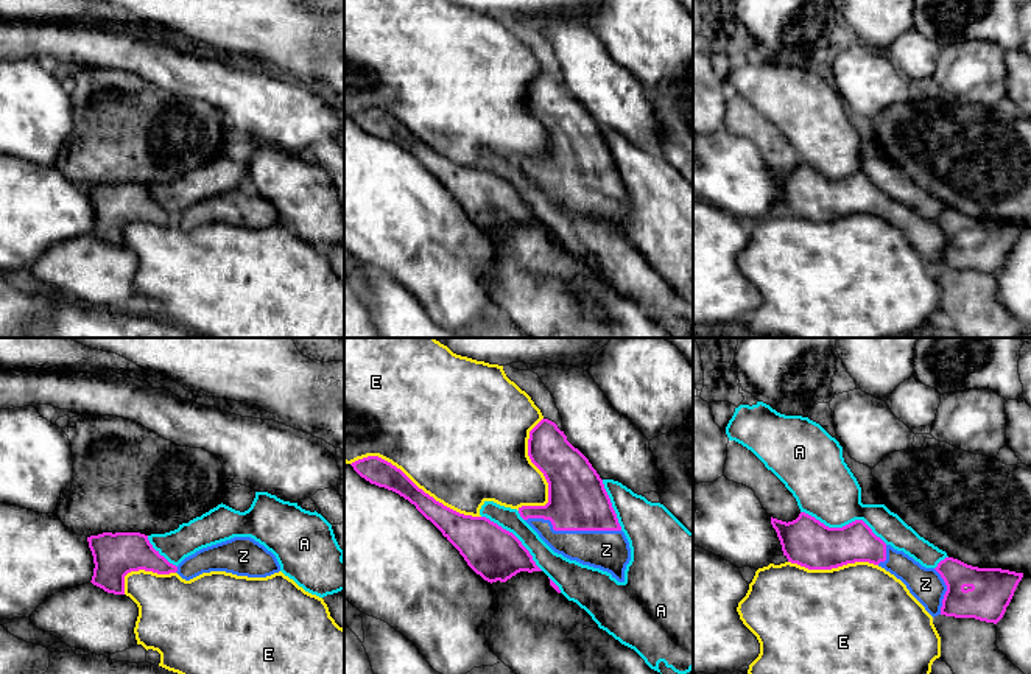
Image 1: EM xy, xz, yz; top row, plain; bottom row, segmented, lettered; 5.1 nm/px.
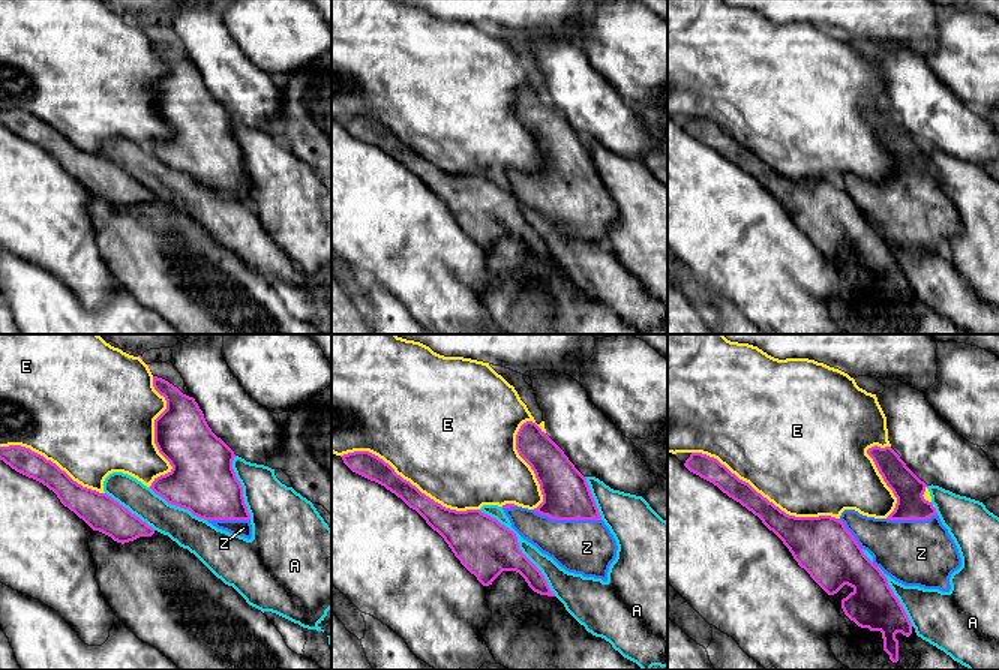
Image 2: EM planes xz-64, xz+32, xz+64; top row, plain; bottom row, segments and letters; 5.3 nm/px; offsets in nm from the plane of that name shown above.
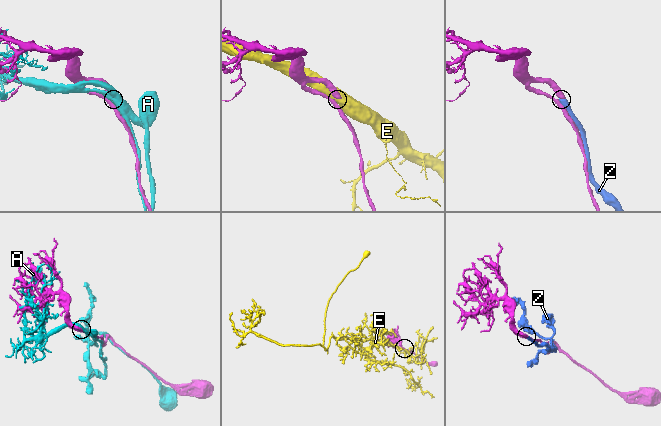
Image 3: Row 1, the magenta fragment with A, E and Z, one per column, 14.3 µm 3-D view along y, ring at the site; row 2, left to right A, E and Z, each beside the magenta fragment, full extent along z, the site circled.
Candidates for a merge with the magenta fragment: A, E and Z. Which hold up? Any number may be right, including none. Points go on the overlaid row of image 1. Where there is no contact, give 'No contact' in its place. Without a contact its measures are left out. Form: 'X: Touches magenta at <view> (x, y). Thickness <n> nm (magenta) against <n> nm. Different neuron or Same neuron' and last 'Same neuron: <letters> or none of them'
A: Touches magenta at yz (844, 526). Thickness 260 nm (magenta) against 320 nm. Different neuron
E: Touches magenta at xz (415, 484). Thickness 140 nm (magenta) against 500 nm. Different neuron
Z: Touches magenta at xz (572, 530). Thickness 300 nm (magenta) against 200 nm. Same neuron
Same neuron: Z

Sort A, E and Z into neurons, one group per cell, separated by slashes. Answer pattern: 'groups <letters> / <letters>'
groups A / E / Z

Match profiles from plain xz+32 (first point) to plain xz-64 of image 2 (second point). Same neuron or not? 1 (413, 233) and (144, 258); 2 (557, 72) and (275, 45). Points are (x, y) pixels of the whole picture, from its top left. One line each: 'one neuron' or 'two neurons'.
1: two neurons
2: two neurons

